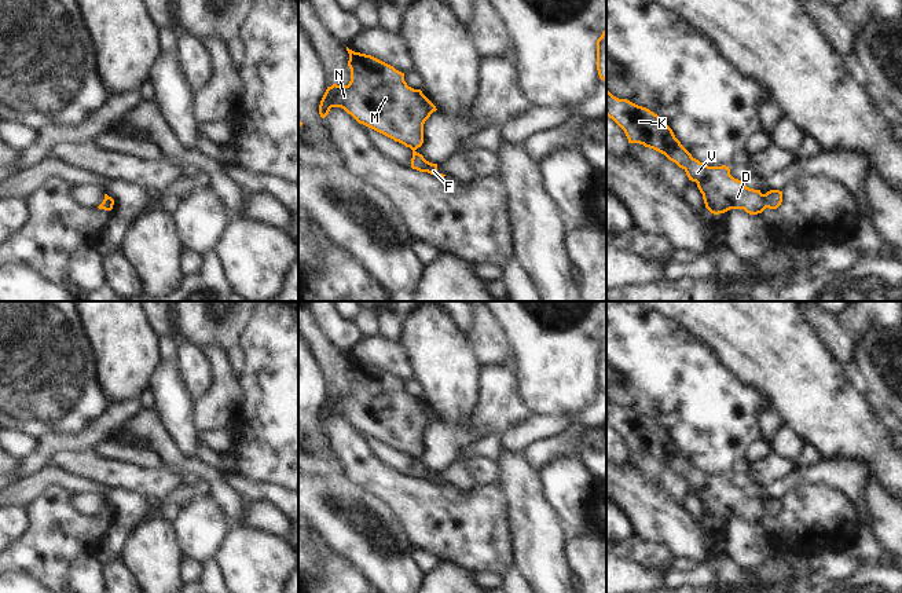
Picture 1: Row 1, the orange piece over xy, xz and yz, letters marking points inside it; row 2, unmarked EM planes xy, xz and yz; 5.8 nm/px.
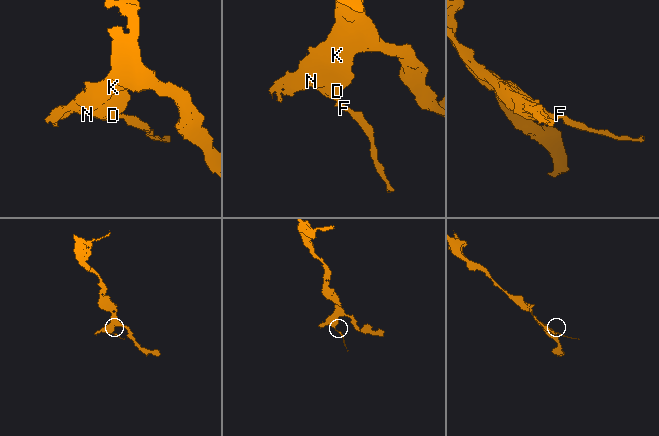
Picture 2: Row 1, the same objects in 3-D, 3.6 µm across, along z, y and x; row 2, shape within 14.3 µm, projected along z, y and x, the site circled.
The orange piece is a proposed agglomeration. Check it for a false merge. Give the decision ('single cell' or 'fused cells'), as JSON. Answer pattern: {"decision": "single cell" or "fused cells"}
{"decision": "fused cells"}

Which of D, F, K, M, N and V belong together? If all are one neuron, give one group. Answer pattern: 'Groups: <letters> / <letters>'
Groups: D K M N V / F.

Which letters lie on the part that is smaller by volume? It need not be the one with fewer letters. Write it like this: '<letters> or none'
F

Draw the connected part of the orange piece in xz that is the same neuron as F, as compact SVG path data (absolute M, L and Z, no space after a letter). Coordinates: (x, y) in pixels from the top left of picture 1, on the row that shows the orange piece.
M412 151L411 168L419 172L428 172L430 175L444 177L446 175L437 172L437 164L432 164L424 158L422 154Z

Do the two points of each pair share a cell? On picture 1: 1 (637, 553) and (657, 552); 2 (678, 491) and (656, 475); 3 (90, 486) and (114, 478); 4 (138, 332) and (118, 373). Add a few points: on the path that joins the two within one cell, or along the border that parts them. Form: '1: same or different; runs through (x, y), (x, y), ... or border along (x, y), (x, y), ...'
1: same; runs through (642, 553), (652, 553)
2: same; runs through (673, 486), (662, 475)
3: different; border along (68, 472), (76, 476), (91, 478), (107, 487)
4: same; runs through (128, 341), (124, 363)

